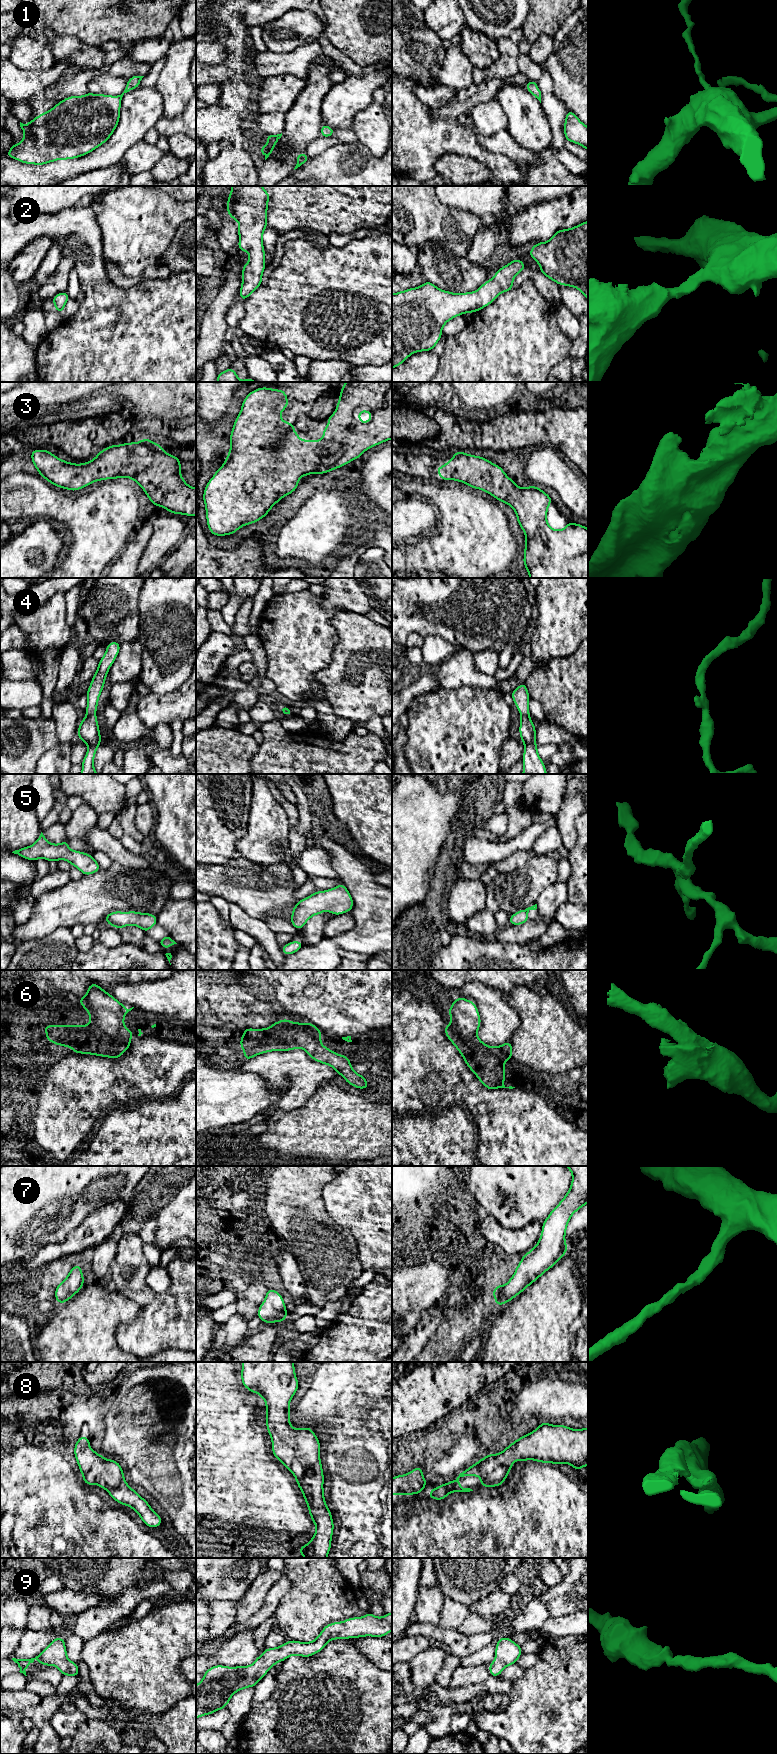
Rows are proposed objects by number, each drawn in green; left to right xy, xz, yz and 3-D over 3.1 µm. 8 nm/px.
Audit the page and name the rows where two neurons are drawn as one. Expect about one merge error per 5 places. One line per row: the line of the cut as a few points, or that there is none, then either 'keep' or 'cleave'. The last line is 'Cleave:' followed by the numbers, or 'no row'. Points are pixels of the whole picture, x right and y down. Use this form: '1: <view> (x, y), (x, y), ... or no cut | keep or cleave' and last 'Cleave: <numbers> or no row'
1: no cut | keep
2: no cut | keep
3: no cut | keep
4: no cut | keep
5: no cut | keep
6: no cut | keep
7: no cut | keep
8: no cut | keep
9: no cut | keep
Cleave: no row

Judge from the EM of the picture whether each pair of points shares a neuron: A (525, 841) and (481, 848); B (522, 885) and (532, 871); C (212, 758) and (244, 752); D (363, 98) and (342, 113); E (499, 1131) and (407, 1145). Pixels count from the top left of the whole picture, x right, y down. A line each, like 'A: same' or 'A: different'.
A: same
B: same
C: same
D: same
E: different

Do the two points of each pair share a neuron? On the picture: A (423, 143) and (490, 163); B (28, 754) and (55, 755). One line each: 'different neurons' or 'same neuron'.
A: same neuron
B: different neurons

